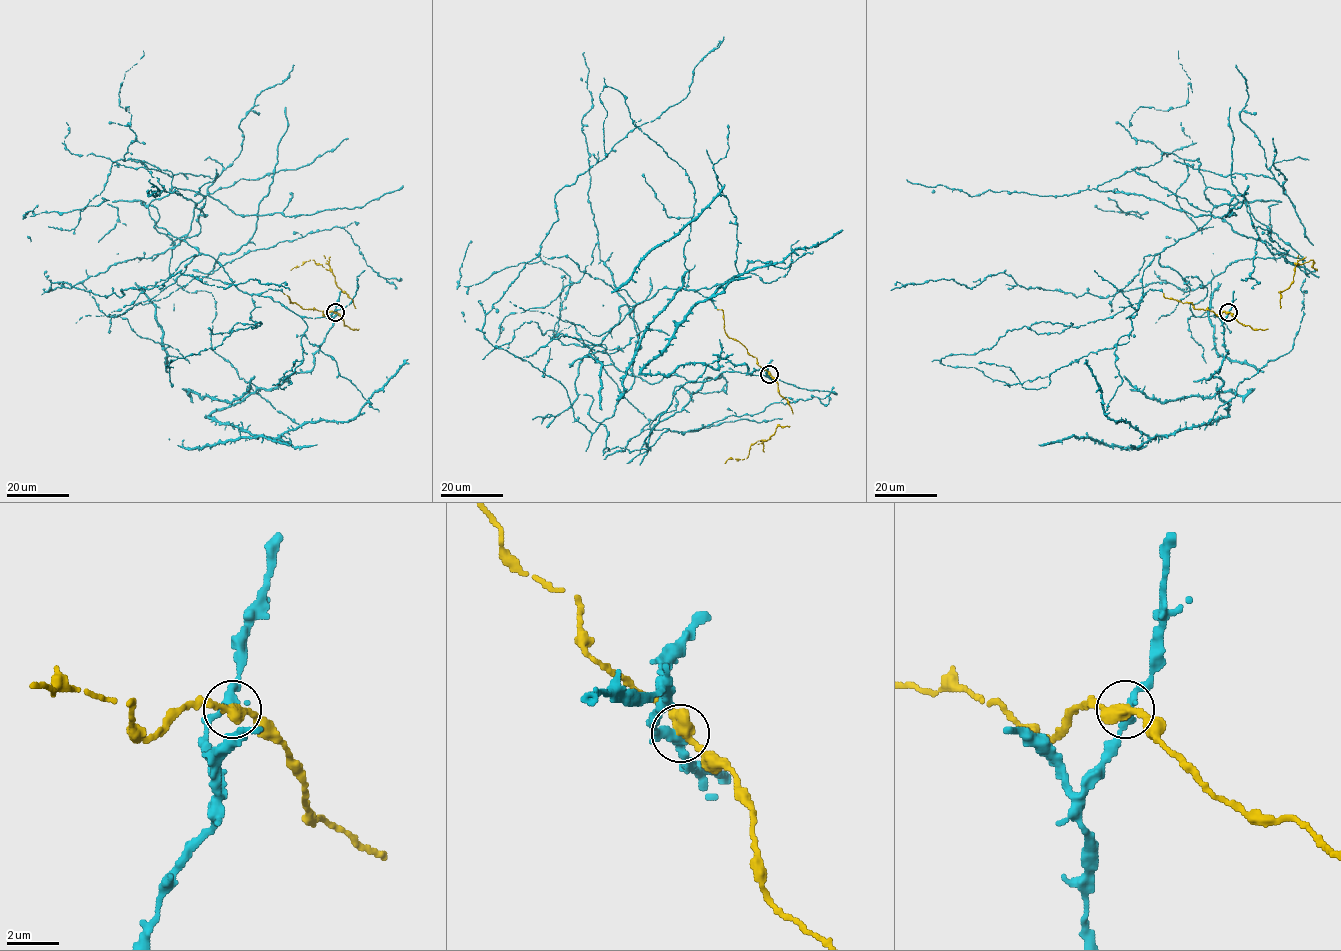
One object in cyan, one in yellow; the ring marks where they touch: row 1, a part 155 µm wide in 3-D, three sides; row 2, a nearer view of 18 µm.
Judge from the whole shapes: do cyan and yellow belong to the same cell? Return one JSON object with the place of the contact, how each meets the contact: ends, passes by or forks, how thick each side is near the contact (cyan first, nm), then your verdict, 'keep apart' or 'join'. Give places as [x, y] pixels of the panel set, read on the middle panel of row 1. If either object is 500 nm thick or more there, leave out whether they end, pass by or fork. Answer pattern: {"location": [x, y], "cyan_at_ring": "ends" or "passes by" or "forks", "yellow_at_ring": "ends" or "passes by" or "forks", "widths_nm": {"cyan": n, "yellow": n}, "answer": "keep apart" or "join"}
{"location": [769, 374], "cyan_at_ring": "forks", "yellow_at_ring": "passes by", "widths_nm": {"cyan": 280, "yellow": 400}, "answer": "join"}

